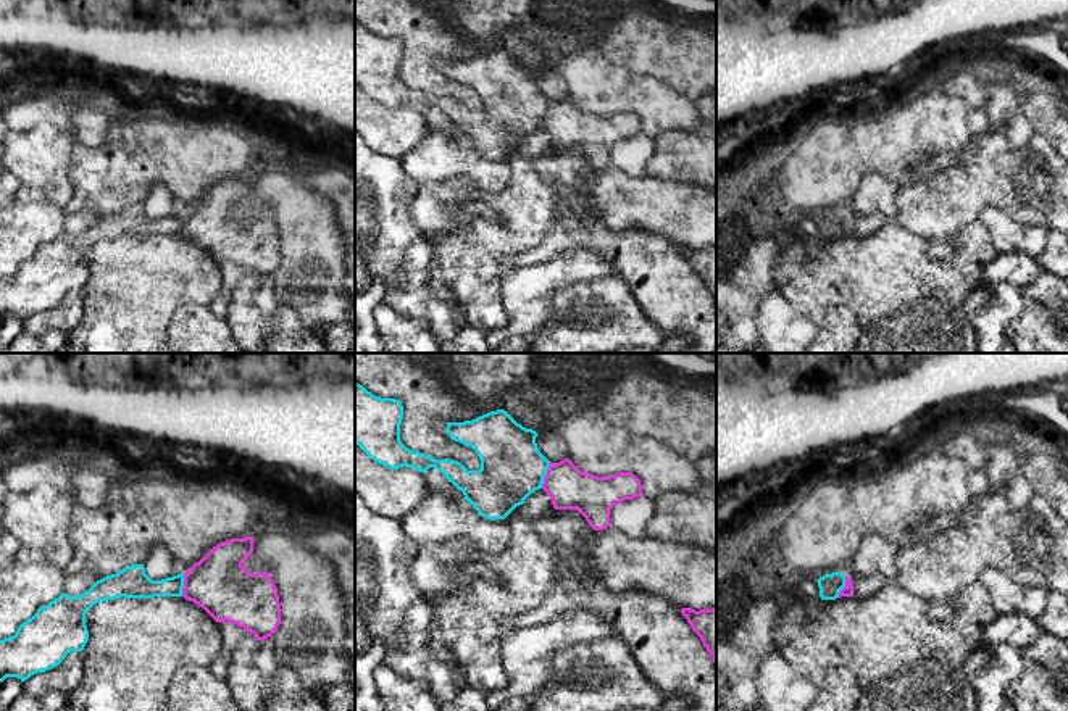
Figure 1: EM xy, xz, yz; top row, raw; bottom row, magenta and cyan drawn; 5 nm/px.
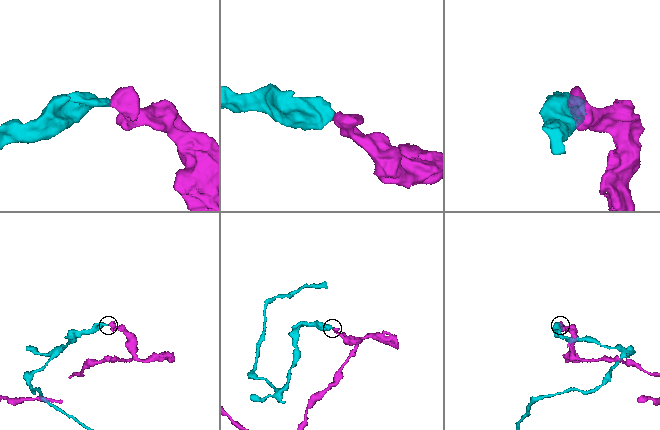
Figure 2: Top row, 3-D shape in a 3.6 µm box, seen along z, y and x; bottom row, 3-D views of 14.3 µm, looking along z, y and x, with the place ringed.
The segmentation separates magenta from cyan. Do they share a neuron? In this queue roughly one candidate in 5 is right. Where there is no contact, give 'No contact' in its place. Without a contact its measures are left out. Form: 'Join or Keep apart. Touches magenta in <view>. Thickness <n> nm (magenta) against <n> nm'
Keep apart. Touches magenta in xz. Thickness 200 nm (magenta) against 320 nm

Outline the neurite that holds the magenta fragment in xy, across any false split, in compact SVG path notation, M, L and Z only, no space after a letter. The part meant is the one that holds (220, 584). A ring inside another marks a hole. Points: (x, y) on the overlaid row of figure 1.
M253 537L231 538L213 547L184 574L182 597L202 606L216 622L232 622L265 640L281 622L279 595L268 572L250 574L242 564L253 551Z

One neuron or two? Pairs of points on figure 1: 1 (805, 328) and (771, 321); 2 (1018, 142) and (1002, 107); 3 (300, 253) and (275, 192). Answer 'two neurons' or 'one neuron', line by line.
1: one neuron
2: one neuron
3: one neuron

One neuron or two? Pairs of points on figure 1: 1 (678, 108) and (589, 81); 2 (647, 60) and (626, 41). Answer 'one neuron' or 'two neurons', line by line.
1: one neuron
2: one neuron

